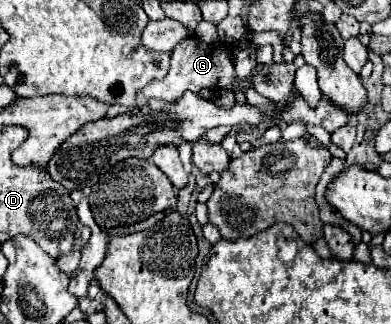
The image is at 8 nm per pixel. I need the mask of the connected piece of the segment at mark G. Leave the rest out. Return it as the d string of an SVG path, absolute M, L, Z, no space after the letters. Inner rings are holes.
M186 38L184 42L180 42L174 50L172 50L172 62L170 62L170 70L166 74L164 80L154 80L152 84L148 84L142 94L146 98L160 98L166 102L178 102L182 98L182 94L186 90L200 94L200 90L204 88L226 88L232 92L238 90L248 90L254 84L254 76L256 76L256 68L244 78L244 80L236 80L236 72L234 72L234 62L232 56L226 48L224 42L214 42L214 44L204 44L198 38Z

